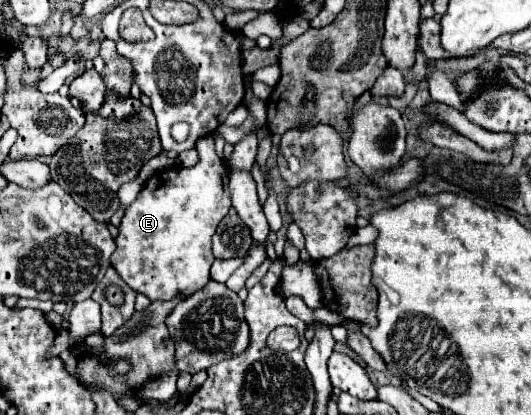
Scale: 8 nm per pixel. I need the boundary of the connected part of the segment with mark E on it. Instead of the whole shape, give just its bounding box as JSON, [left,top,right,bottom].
[112,136,230,300]

